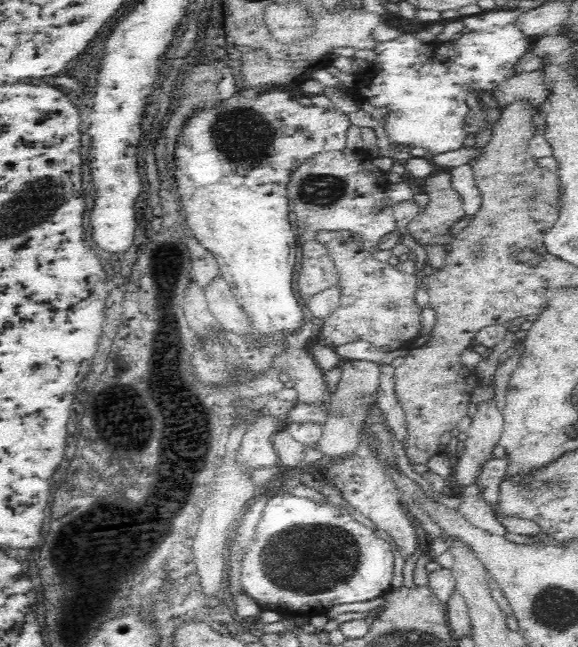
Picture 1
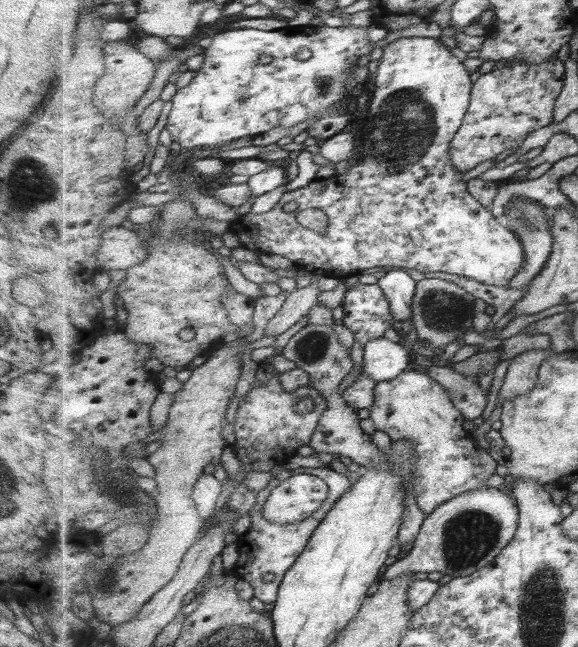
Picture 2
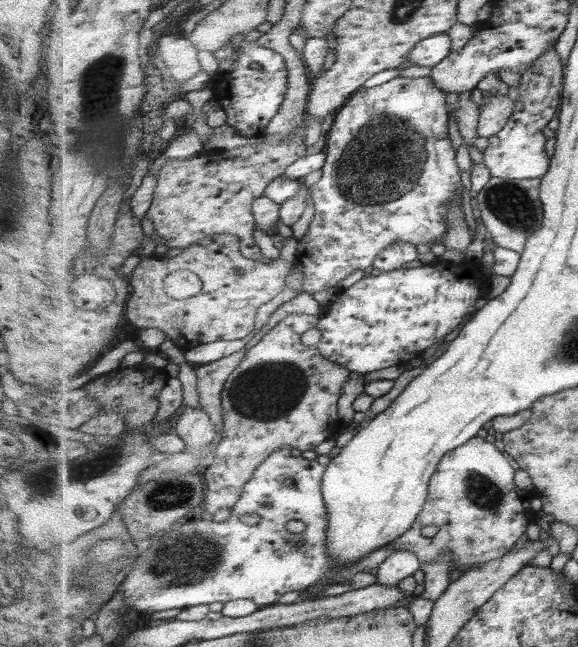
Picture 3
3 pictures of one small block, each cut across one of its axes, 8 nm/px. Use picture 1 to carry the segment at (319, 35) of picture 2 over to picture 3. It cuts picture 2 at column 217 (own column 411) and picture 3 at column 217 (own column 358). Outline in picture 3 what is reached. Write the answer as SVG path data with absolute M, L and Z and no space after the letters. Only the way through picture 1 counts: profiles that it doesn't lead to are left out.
M241 41L238 57L230 72L217 74L211 81L211 89L223 91L217 98L217 104L226 113L226 124L244 137L264 137L266 128L278 114L289 88L286 59L276 50L260 45L255 41Z

